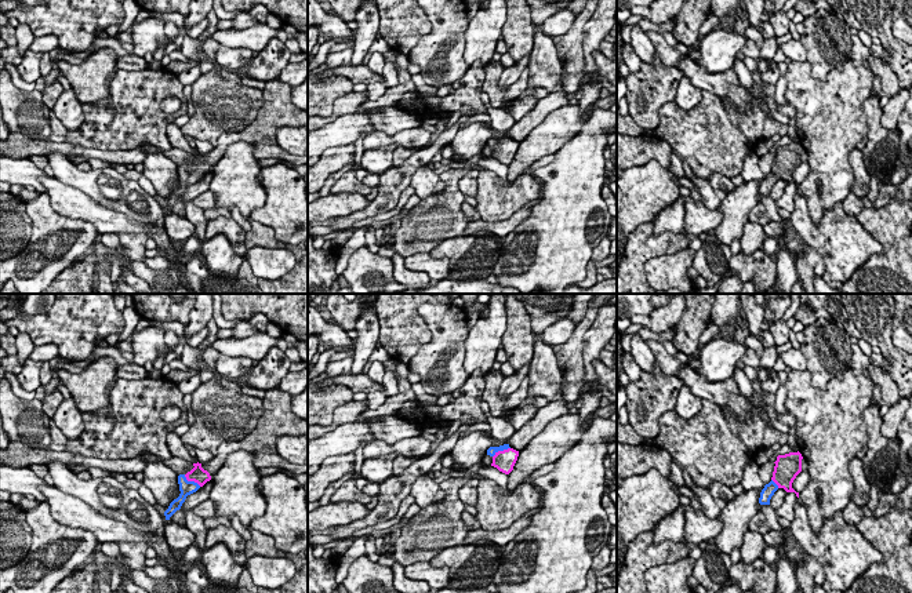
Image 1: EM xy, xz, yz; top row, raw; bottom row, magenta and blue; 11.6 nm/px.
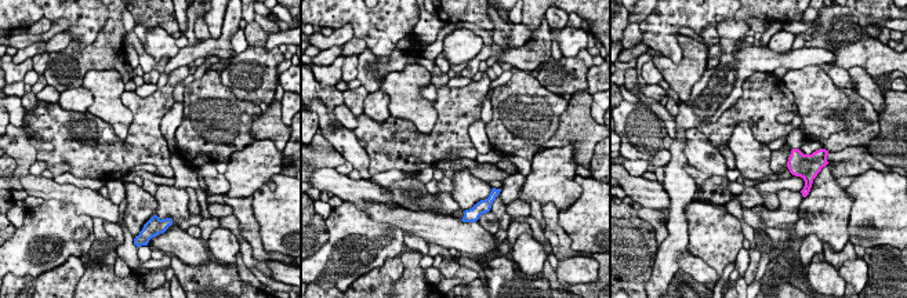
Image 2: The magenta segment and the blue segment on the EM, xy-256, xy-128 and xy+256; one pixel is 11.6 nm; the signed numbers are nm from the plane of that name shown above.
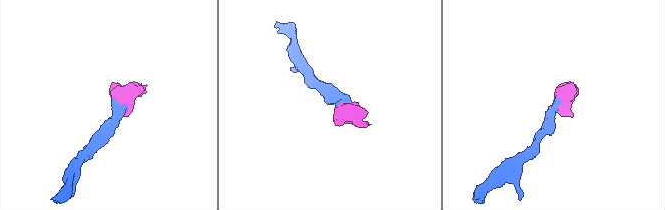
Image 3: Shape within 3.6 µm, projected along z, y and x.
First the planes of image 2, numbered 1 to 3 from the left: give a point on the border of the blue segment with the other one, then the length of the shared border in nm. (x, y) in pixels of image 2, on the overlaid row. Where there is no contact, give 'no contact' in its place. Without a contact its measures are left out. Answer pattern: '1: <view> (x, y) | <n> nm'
1: no contact
2: no contact
3: no contact

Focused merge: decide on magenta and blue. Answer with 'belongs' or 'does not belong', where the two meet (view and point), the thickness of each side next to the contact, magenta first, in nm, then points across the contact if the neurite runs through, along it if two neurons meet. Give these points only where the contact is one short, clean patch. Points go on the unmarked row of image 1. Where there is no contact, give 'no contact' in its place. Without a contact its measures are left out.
belongs; meets magenta in xy at (192, 171); 190 nm thick on the magenta side, 160 nm on the other; runs through xy (197, 166), (192, 171), (186, 178)

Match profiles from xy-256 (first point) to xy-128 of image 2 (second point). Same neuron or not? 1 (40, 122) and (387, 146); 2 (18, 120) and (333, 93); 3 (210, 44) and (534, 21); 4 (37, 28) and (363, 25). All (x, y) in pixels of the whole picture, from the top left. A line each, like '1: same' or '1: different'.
1: same
2: different
3: different
4: different

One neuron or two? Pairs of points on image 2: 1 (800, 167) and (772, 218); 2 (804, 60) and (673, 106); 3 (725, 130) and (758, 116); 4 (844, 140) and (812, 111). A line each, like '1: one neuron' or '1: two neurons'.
1: two neurons
2: two neurons
3: one neuron
4: two neurons

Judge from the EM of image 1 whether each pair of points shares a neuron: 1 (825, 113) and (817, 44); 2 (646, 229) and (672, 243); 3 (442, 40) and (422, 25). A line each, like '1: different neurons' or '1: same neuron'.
1: different neurons
2: same neuron
3: different neurons

